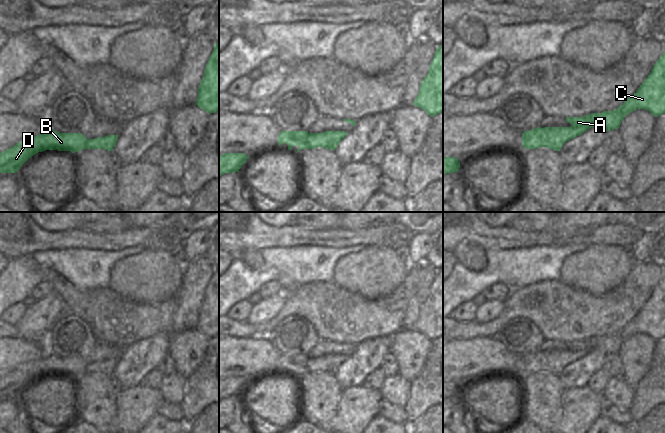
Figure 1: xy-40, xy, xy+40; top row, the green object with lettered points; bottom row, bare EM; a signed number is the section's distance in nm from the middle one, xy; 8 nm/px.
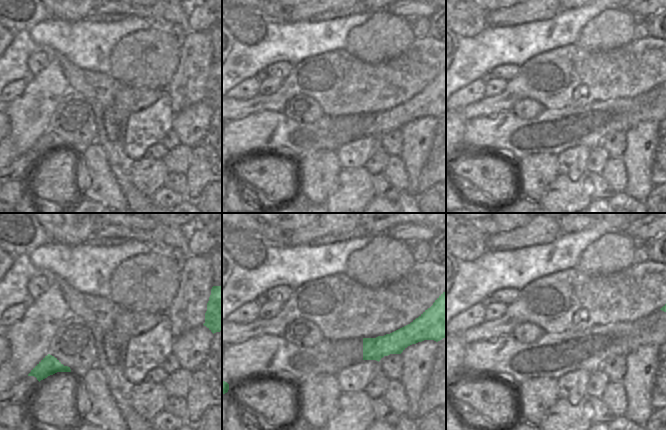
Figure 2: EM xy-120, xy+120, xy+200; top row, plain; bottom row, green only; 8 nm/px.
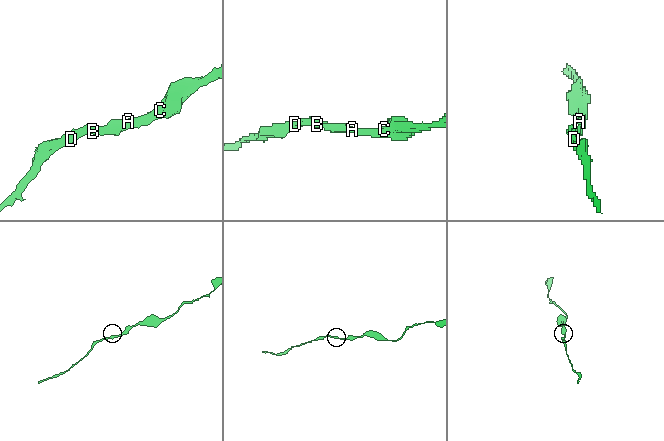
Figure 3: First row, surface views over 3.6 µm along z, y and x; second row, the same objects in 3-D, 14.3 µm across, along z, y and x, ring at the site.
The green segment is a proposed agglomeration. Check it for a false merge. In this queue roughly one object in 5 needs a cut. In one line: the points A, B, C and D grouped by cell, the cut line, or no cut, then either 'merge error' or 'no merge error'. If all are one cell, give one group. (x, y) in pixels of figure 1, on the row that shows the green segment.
A B C D; no cut; no merge error

